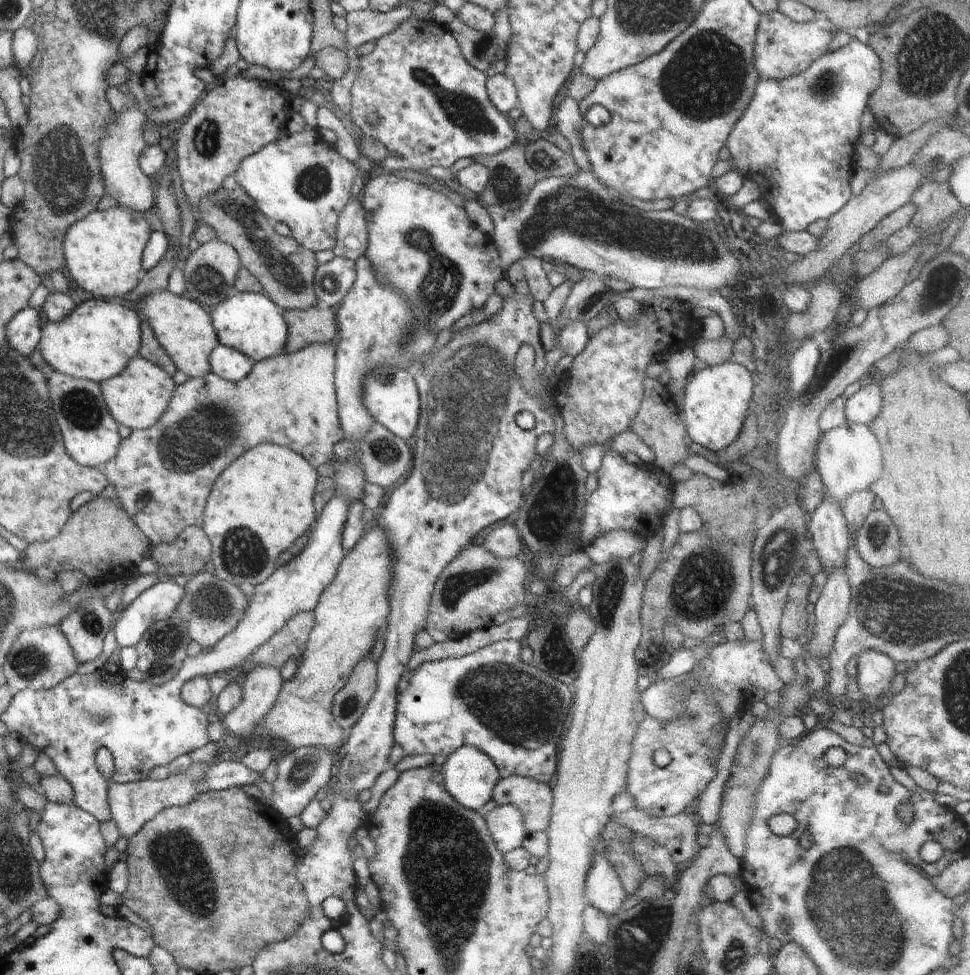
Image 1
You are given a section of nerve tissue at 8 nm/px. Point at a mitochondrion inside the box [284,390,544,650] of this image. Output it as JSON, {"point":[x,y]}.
{"point":[460,582]}

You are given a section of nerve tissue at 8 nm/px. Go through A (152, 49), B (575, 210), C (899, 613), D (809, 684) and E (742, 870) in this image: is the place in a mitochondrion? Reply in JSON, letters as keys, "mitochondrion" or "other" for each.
{"A":"other","B":"mitochondrion","C":"mitochondrion","D":"mitochondrion","E":"other"}

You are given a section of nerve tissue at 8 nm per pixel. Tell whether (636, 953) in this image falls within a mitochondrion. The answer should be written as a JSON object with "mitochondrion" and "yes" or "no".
{"mitochondrion":"yes"}

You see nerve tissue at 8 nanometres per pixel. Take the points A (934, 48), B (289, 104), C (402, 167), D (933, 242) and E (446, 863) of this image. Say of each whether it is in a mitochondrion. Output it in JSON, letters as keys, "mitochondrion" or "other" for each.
{"A":"mitochondrion","B":"other","C":"other","D":"other","E":"mitochondrion"}

